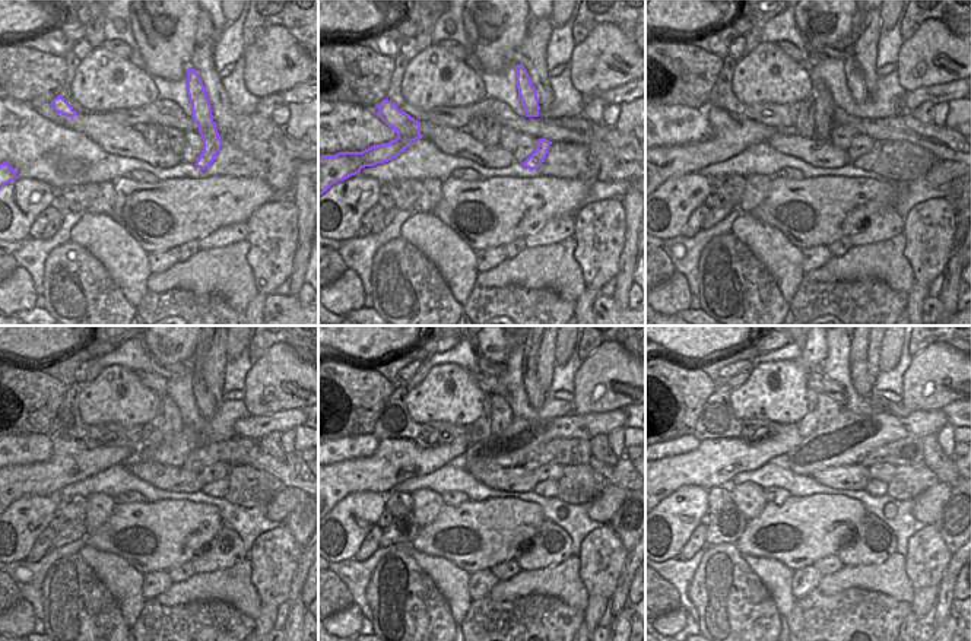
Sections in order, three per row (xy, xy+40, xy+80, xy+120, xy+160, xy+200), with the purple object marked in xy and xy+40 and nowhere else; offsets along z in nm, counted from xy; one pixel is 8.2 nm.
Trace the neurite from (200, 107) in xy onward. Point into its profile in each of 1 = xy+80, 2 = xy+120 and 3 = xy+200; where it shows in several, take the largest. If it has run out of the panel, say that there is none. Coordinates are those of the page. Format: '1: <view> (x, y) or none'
1: xy+80 (856, 85)
2: xy+120 (206, 403)
3: xy+200 (863, 383)

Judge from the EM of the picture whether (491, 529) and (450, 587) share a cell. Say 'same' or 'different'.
different

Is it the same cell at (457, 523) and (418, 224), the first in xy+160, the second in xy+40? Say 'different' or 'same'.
different

